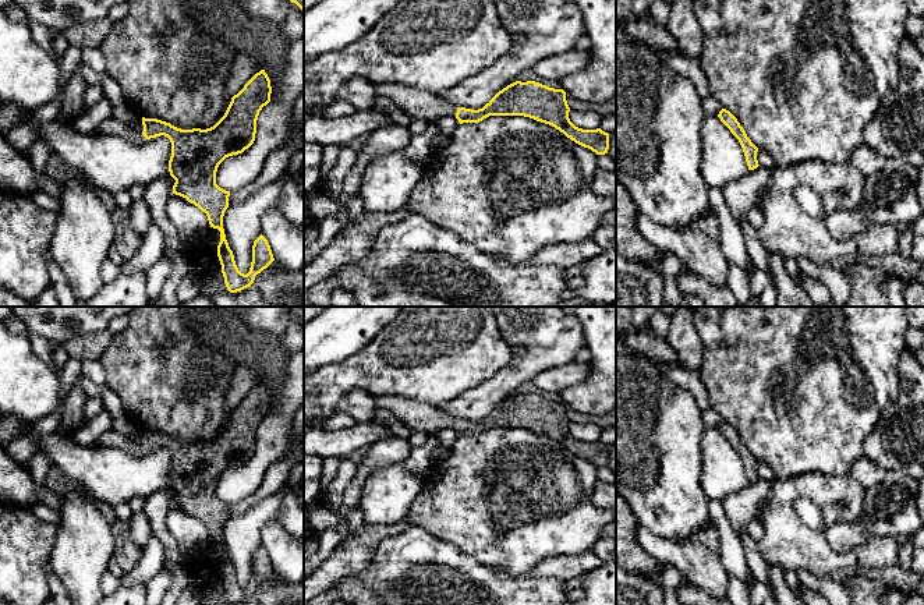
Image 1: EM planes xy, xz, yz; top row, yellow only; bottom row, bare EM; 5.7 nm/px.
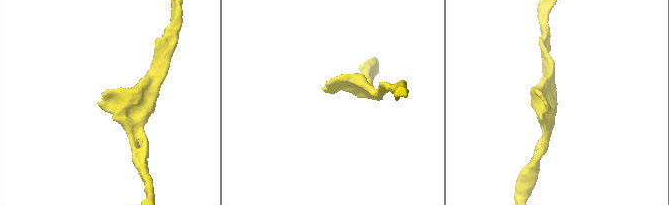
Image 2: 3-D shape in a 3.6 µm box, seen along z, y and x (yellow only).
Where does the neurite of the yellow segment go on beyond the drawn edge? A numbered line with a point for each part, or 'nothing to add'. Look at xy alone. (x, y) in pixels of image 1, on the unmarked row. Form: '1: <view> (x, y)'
1: xy (112, 438)

